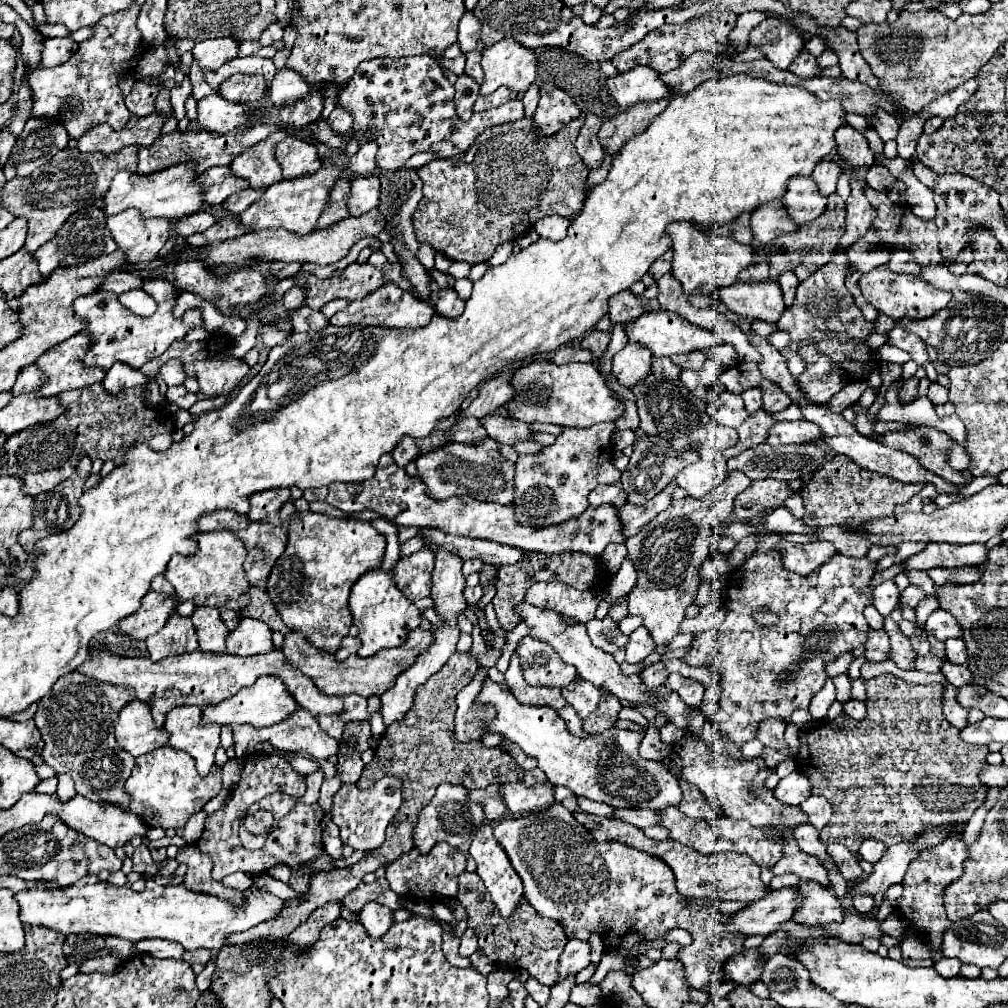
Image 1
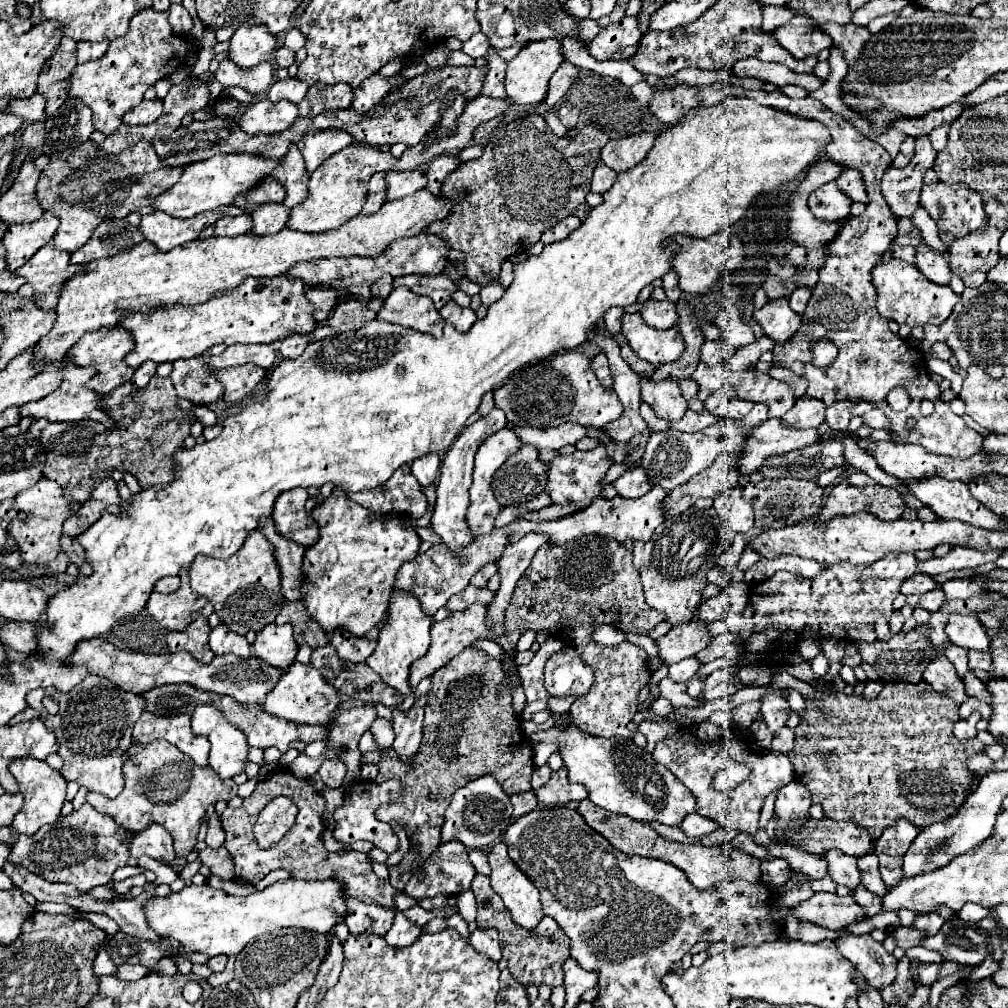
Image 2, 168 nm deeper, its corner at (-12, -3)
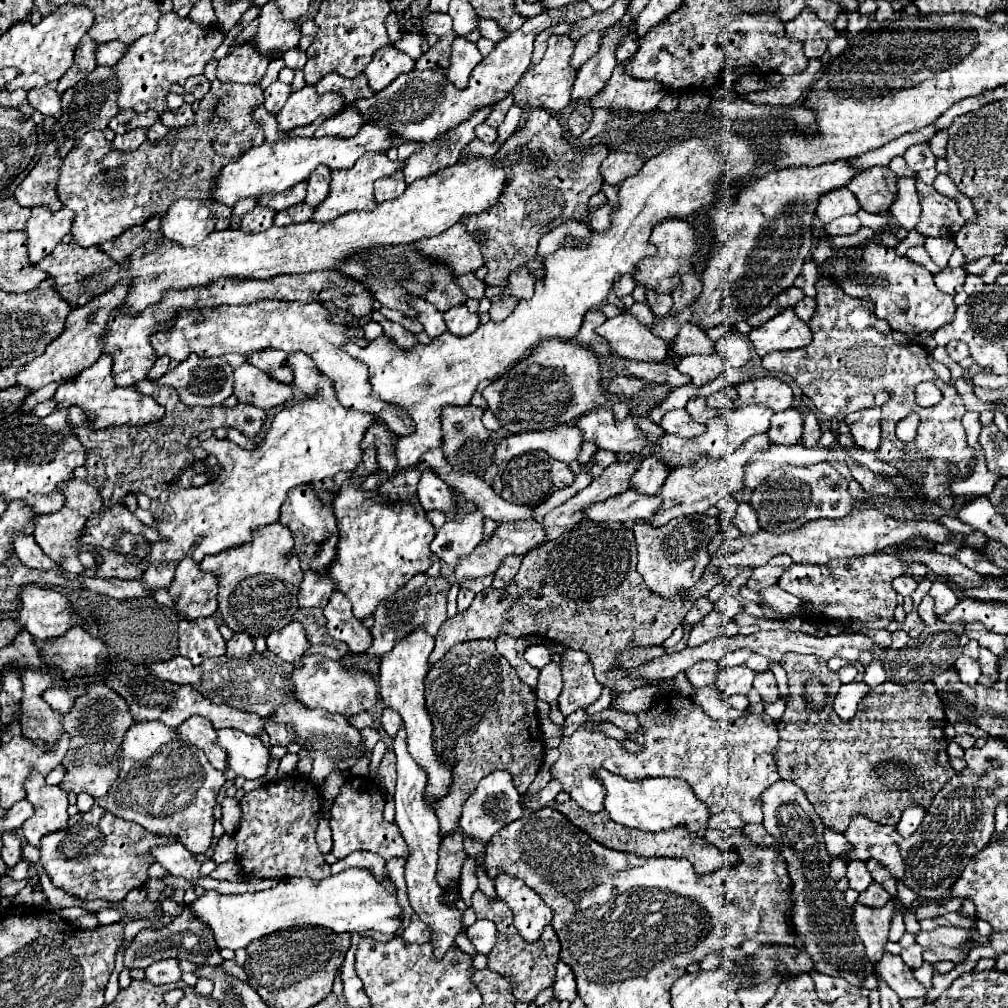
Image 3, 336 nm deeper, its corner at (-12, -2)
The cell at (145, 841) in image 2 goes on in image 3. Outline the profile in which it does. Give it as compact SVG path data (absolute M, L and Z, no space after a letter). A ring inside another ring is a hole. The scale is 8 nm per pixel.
M170 844L170 846L160 846L152 848L152 856L158 858L158 864L162 864L172 876L182 876L186 880L196 882L200 878L200 862L180 844Z

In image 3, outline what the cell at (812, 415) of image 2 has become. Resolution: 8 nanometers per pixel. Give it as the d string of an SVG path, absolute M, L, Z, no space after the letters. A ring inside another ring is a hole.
M788 408L784 412L776 412L772 416L772 426L768 430L768 438L772 440L772 444L796 444L800 442L802 436L802 416Z

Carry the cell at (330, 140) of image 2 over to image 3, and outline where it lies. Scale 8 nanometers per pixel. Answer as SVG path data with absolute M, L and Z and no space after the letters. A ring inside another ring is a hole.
M346 108L342 114L338 114L336 118L326 120L314 136L338 136L338 138L350 138L354 136L364 124L364 118L360 116L360 112L356 112L356 108Z

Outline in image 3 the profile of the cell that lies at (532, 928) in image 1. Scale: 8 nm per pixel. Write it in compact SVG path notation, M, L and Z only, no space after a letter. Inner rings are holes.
M480 890L474 892L472 896L472 908L476 912L478 918L486 918L492 920L498 928L498 938L496 938L496 946L492 948L492 952L488 954L488 968L500 976L506 976L514 988L514 998L520 1002L532 1002L534 996L552 986L554 982L554 974L556 974L556 962L560 960L560 942L558 936L554 932L552 926L544 928L544 934L538 942L534 944L526 944L524 940L520 940L518 930L512 924L512 912L510 908L502 902L502 900L488 900L484 898L484 894Z

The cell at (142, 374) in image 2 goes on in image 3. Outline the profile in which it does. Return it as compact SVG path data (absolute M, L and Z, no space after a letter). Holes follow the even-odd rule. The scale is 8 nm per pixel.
M160 356L156 360L156 364L152 366L152 370L148 372L148 380L160 380L168 372L168 364L170 364L170 358L168 356Z

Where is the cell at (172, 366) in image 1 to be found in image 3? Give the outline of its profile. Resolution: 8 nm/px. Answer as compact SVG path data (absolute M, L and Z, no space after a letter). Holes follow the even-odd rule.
M262 350L256 354L250 354L250 364L262 370L268 378L290 384L292 382L292 368L288 368L288 354L280 350Z

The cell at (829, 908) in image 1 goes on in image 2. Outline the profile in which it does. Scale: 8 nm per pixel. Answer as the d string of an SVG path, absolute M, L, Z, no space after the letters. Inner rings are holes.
M842 929L842 935L836 937L834 943L874 989L890 985L896 979L896 959L870 935L854 935L850 929Z

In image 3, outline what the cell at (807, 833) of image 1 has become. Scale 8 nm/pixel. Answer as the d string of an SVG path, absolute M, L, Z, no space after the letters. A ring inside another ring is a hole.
M860 860L848 862L848 874L846 874L846 878L850 880L850 888L856 890L856 892L864 892L874 882L872 876L870 876L870 872L868 872L868 868L866 868L866 864L860 862Z

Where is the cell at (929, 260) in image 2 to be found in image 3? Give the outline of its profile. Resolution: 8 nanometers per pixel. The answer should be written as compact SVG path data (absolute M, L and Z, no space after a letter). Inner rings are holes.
M960 266L960 268L946 268L944 272L936 274L934 276L934 282L936 286L942 290L942 292L948 292L948 294L958 294L964 290L964 280L966 280L966 270Z

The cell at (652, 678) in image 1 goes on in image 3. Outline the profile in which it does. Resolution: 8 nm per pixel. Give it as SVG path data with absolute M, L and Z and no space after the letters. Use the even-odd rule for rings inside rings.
M698 662L686 672L688 672L688 680L692 682L694 688L702 688L702 686L716 688L716 676L720 672L720 666L718 666L718 662Z

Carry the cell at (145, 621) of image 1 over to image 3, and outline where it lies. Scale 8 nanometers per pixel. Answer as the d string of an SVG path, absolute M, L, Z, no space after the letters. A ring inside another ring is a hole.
M188 552L188 556L178 562L170 586L170 596L176 602L178 616L186 620L214 616L214 612L218 610L216 594L216 574L204 572L200 564L192 558L192 552Z

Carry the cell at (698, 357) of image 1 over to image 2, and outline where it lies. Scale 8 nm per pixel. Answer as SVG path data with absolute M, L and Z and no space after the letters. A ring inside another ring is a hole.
M704 341L704 345L700 347L700 361L708 367L714 367L726 361L734 351L736 349L726 341Z

